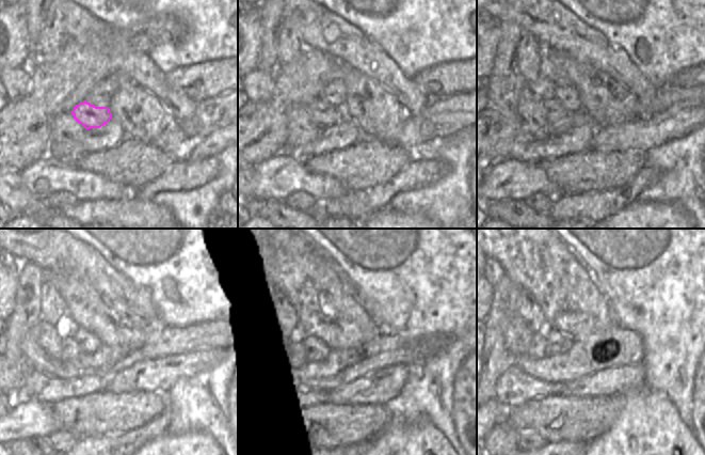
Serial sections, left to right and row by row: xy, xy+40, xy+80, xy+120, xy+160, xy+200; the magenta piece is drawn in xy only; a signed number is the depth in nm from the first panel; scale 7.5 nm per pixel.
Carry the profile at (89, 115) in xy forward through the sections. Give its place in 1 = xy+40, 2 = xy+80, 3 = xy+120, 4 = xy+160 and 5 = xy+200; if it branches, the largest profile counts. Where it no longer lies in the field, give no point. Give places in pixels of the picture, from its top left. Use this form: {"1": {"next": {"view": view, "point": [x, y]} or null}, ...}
{"1": {"next": {"view": "xy+40", "point": [323, 114]}}, "2": {"next": {"view": "xy+80", "point": [559, 119]}}, "3": {"next": {"view": "xy+120", "point": [71, 351]}}, "4": {"next": {"view": "xy+160", "point": [302, 348]}}, "5": {"next": {"view": "xy+200", "point": [538, 349]}}}

